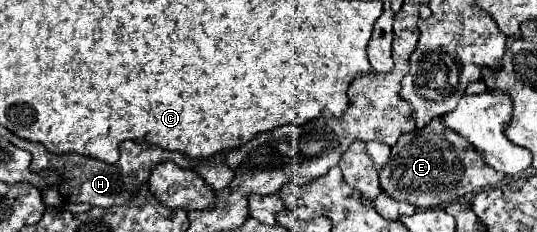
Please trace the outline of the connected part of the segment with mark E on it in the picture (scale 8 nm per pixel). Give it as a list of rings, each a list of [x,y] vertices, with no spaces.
[[[433,118],[421,130],[399,138],[399,142],[391,148],[389,162],[381,168],[379,180],[381,188],[397,200],[405,200],[415,208],[439,208],[465,194],[495,188],[505,180],[505,174],[493,170],[493,166],[489,166],[461,134],[455,134],[451,128],[443,126],[441,118]]]

